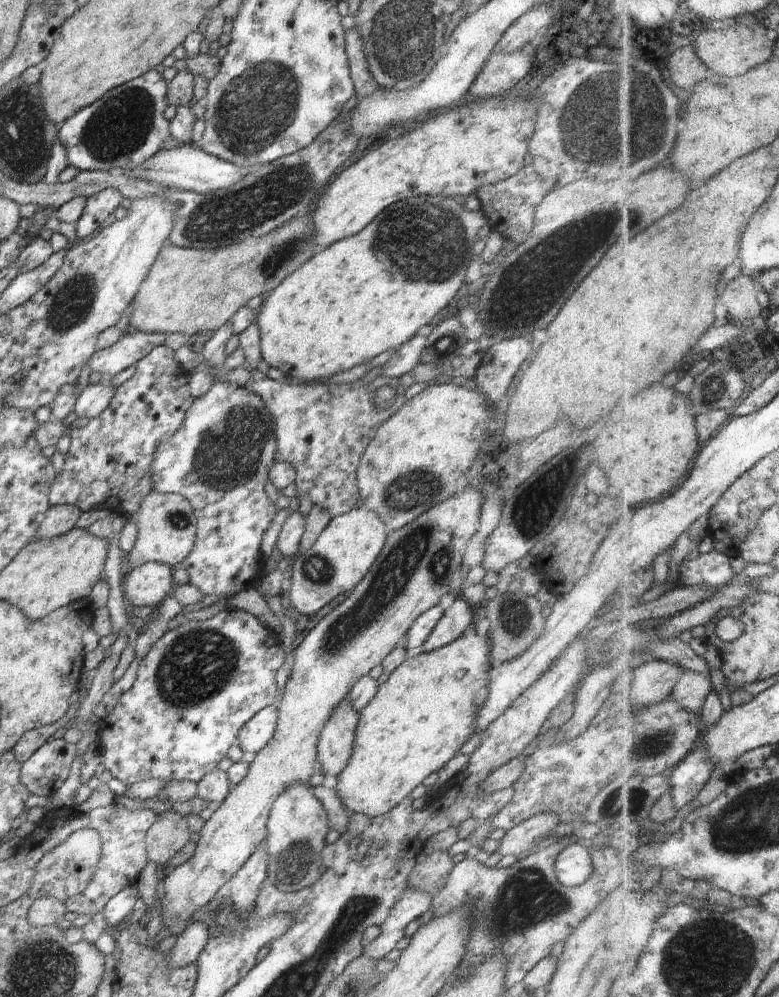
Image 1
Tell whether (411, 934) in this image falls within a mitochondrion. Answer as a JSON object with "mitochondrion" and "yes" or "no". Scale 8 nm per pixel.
{"mitochondrion":"no"}

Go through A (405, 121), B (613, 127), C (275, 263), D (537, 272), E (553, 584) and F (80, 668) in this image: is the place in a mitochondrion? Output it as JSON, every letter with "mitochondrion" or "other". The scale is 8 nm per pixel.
{"A":"other","B":"mitochondrion","C":"mitochondrion","D":"mitochondrion","E":"other","F":"other"}

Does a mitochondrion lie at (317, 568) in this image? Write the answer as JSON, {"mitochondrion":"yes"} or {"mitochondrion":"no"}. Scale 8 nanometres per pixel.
{"mitochondrion":"yes"}

